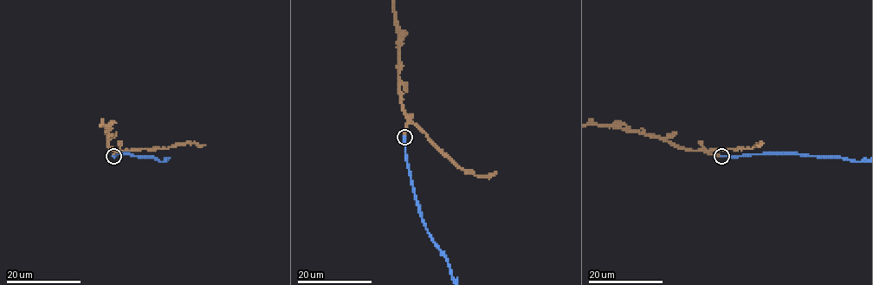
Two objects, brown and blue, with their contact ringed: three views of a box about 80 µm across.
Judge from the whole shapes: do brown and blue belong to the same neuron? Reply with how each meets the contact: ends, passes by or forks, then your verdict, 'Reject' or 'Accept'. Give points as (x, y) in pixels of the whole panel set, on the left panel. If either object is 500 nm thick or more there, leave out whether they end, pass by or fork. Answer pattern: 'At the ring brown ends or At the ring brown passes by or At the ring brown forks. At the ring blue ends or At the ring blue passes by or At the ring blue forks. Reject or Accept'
At the ring brown ends. At the ring blue ends. Accept

